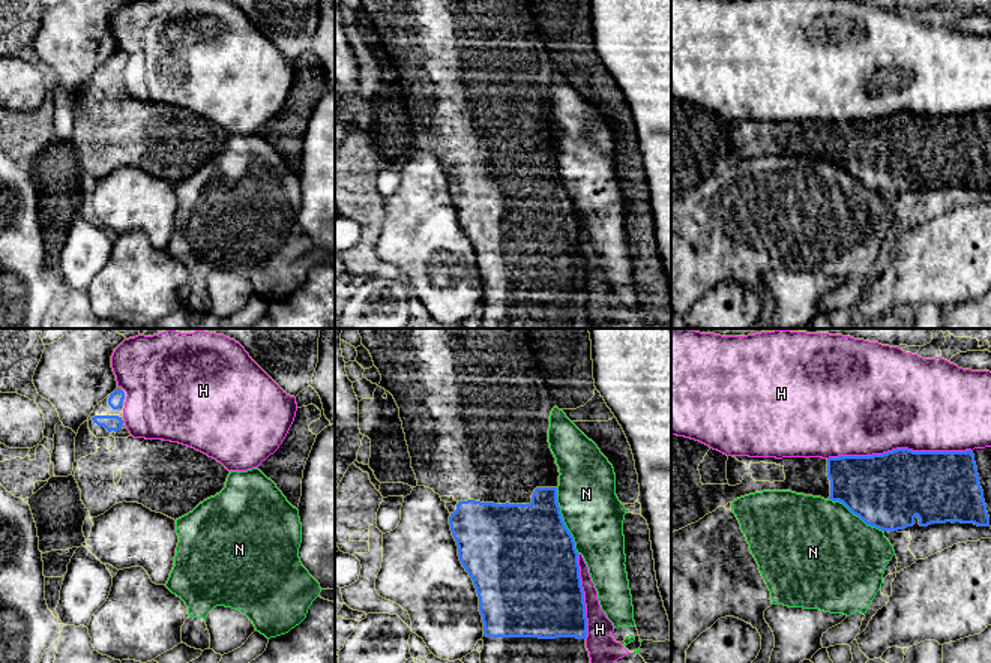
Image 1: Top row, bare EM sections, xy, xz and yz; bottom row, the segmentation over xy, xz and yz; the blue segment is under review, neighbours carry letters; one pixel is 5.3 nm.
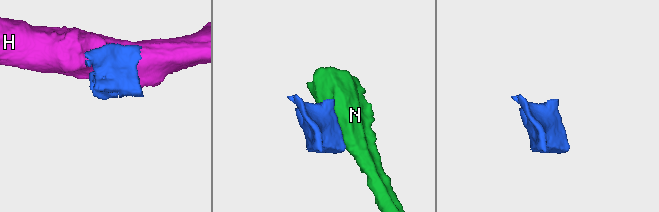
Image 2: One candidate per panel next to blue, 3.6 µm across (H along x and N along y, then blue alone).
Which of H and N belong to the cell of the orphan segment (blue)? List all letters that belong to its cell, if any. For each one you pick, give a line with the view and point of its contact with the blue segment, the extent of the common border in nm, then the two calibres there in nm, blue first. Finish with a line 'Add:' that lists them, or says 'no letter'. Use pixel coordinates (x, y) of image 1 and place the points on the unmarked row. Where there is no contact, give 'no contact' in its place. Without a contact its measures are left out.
Add: no letter

